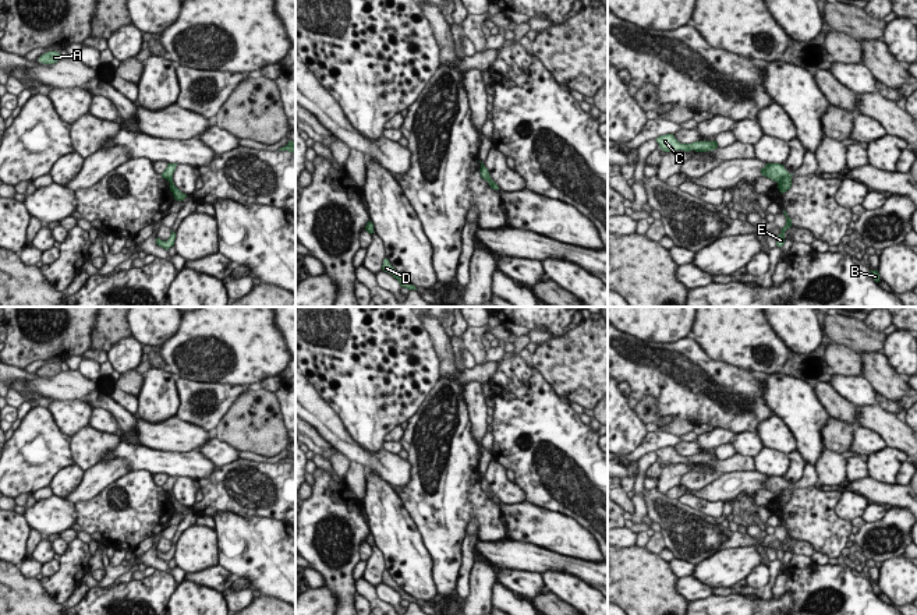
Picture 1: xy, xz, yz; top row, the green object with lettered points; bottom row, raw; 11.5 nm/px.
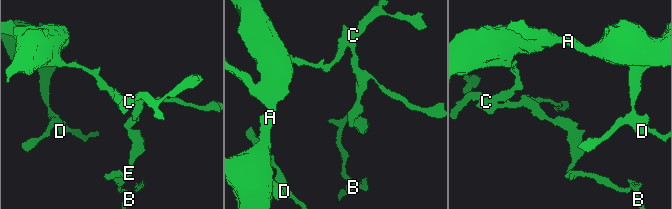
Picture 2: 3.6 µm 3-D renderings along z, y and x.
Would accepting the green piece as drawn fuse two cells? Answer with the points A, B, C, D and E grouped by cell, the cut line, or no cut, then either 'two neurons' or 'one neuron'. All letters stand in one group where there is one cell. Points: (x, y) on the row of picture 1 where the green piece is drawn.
A C D / B E; cut in yz along (790, 176), (785, 176), (778, 183); two neurons

